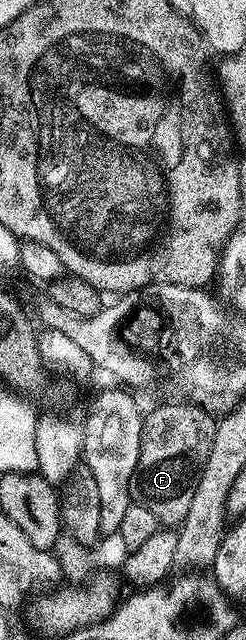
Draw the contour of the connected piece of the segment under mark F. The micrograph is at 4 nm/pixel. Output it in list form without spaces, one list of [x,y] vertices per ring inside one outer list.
[[[165,403],[144,416],[141,424],[139,461],[133,474],[132,502],[146,506],[161,525],[180,525],[187,517],[187,508],[203,465],[211,457],[211,445],[217,432],[217,419],[209,411],[193,403]]]

